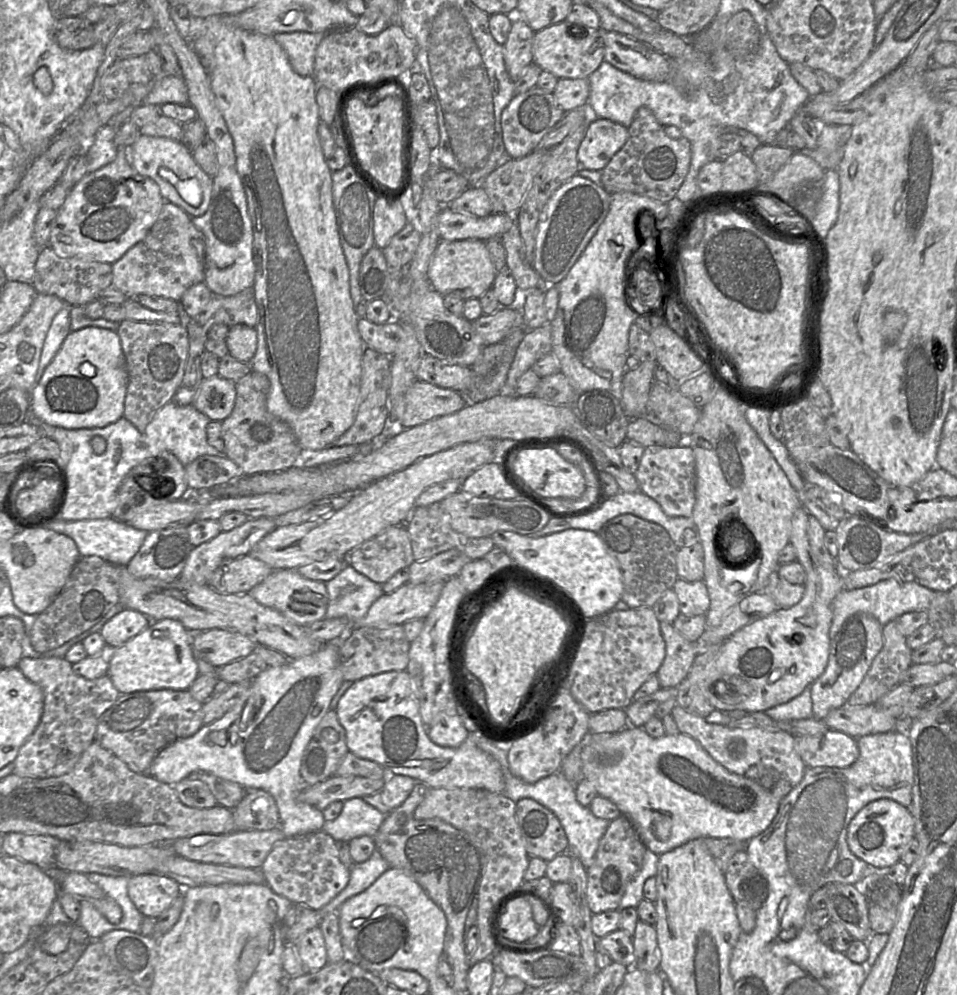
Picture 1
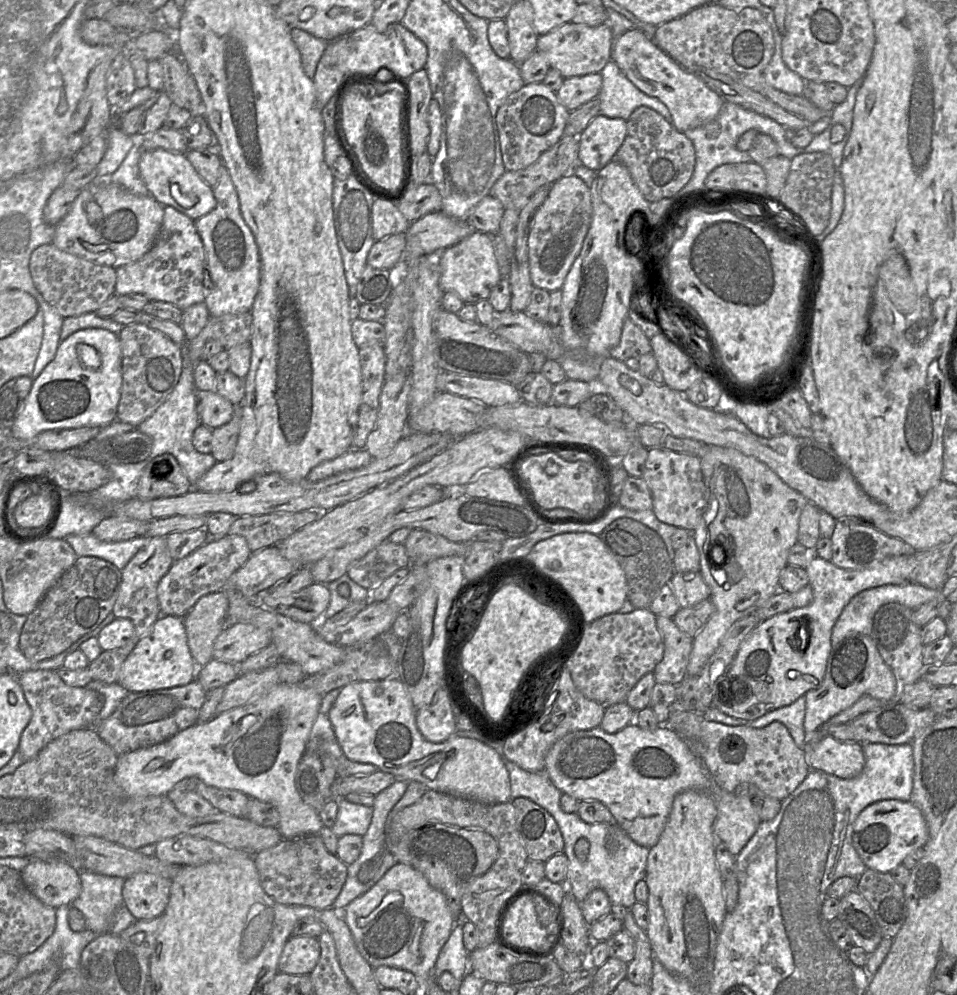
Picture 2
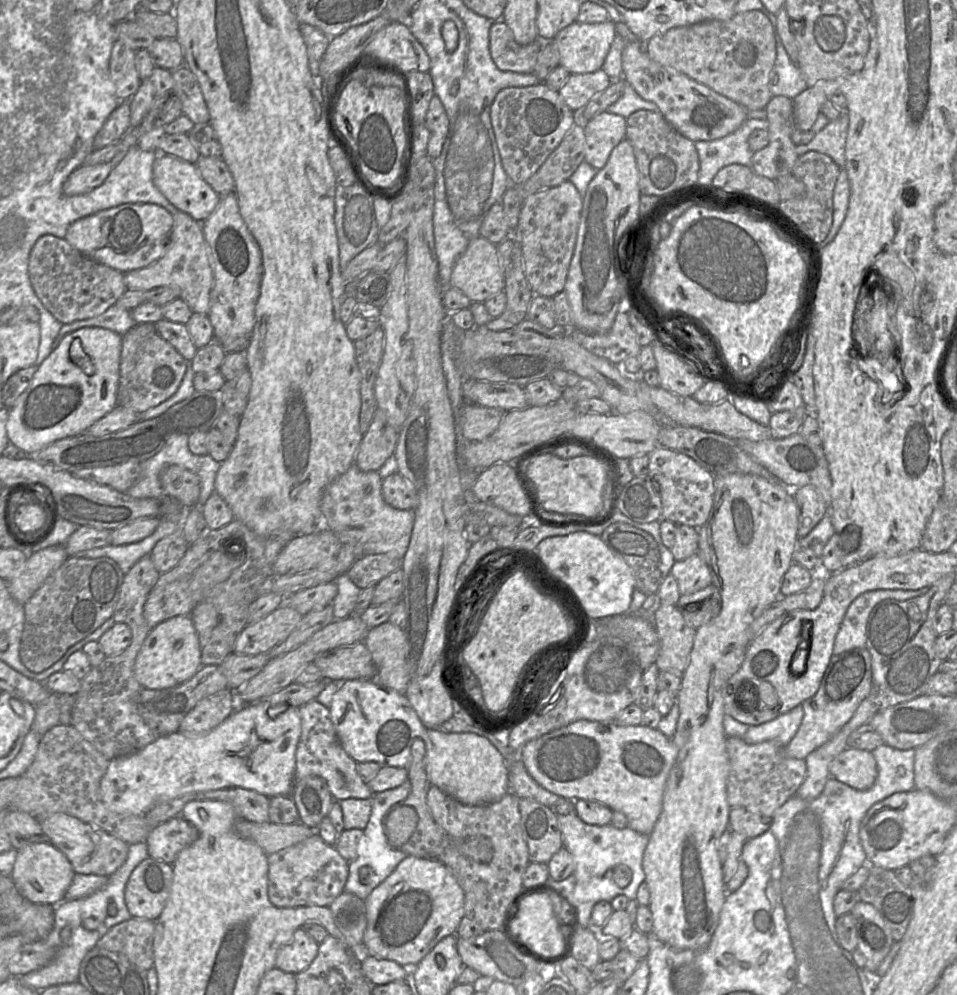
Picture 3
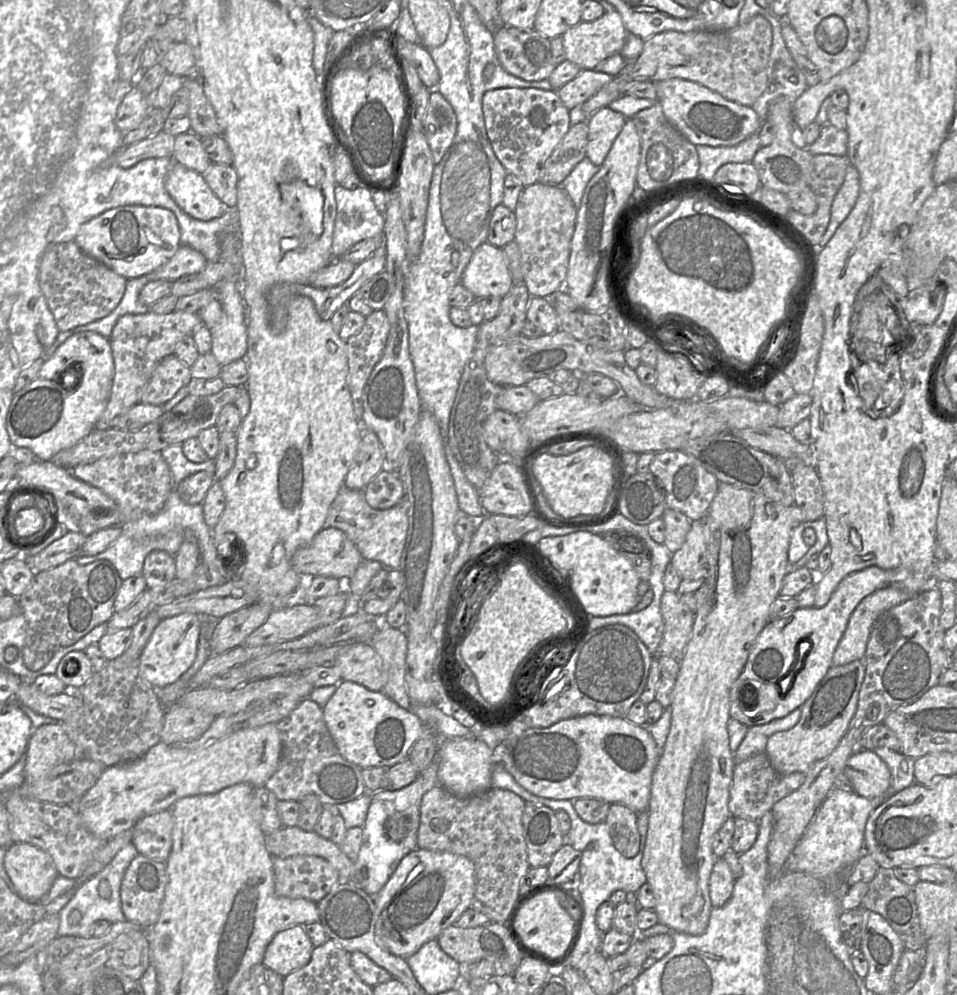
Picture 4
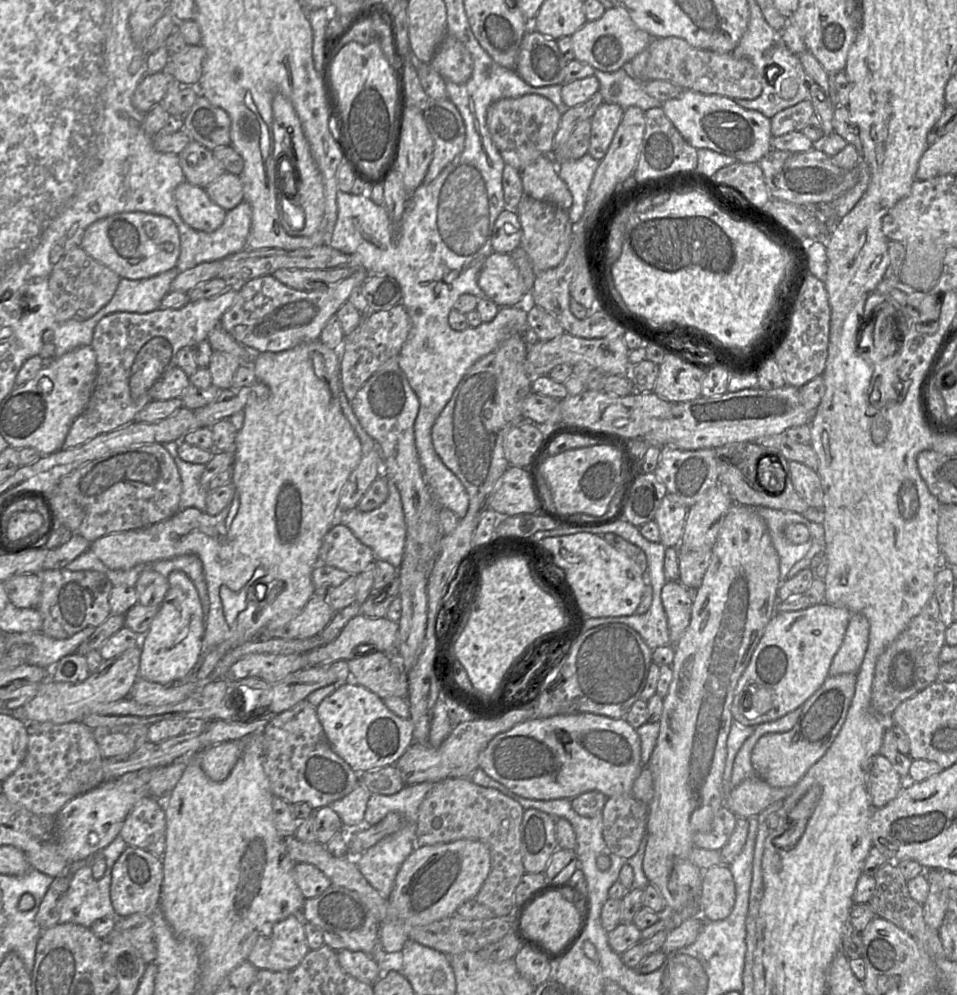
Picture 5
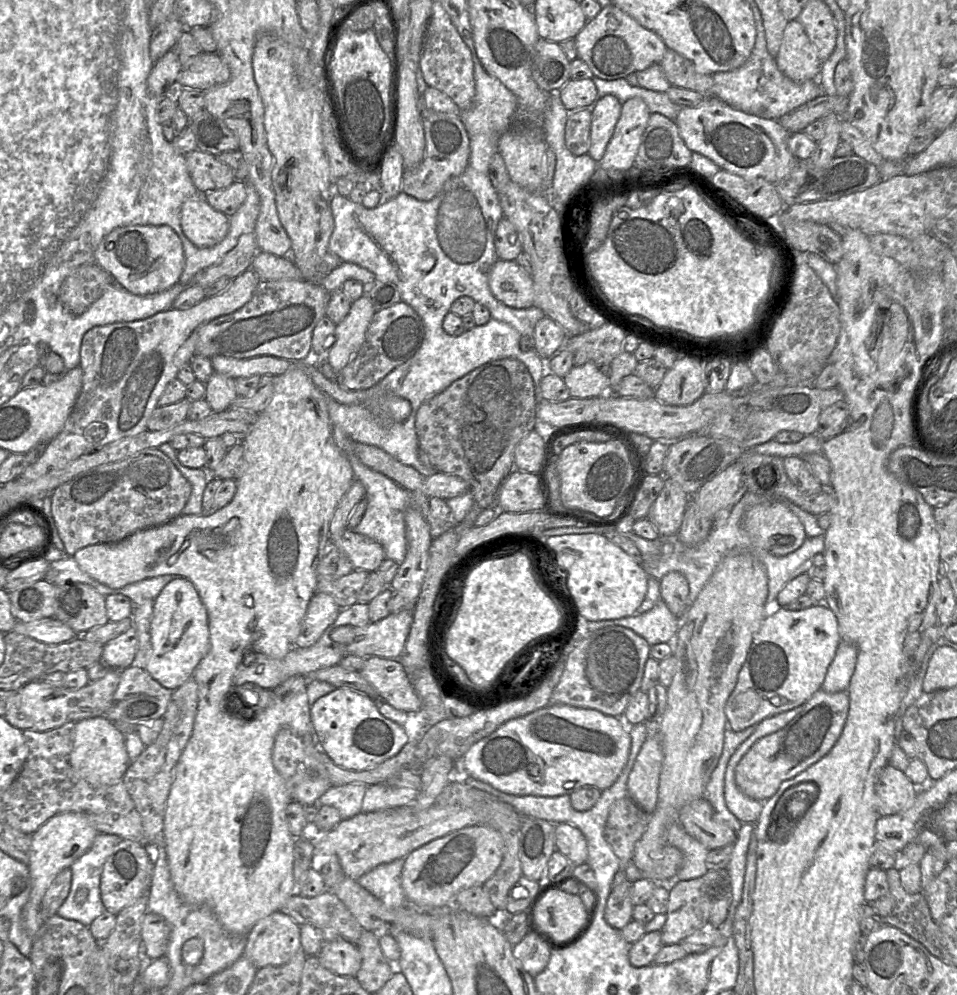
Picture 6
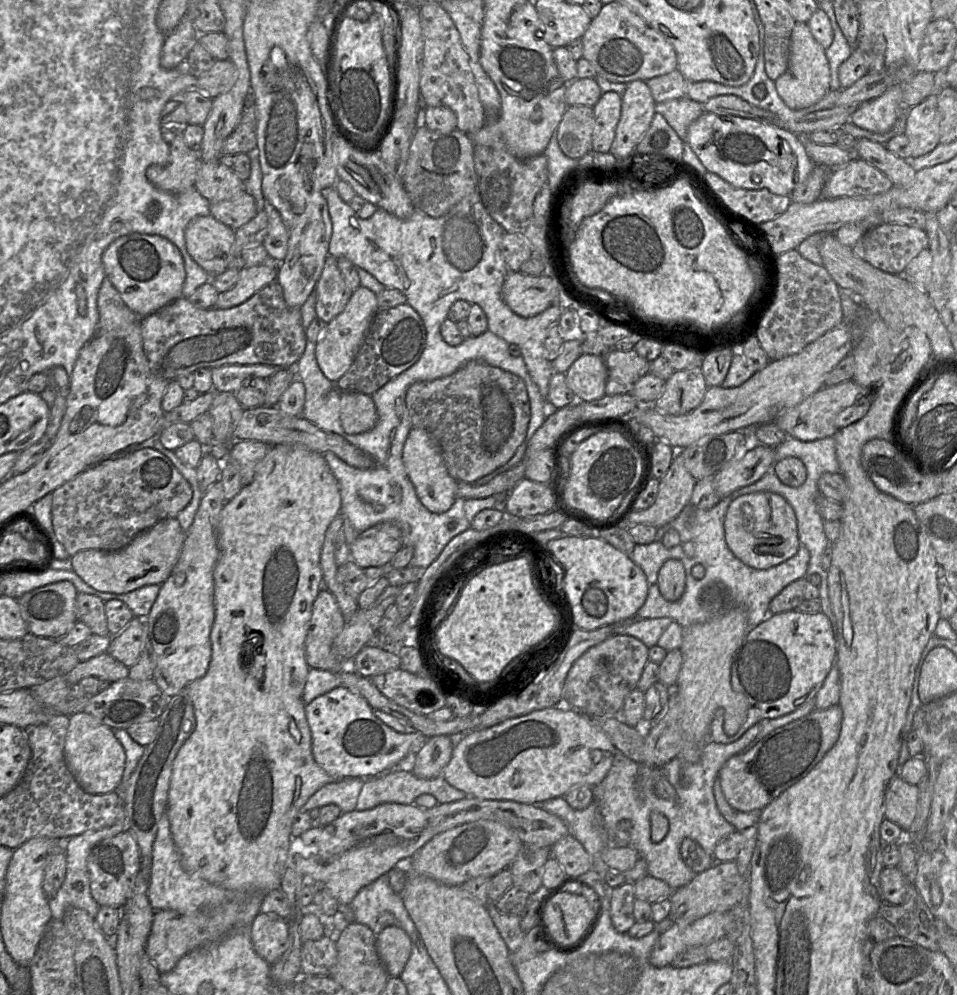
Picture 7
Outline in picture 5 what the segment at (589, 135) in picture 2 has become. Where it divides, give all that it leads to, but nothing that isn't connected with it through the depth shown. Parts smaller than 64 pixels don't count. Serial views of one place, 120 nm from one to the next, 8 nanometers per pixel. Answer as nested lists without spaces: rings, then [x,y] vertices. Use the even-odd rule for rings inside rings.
[[[603,102],[591,120],[591,135],[588,153],[600,161],[606,155],[613,136],[622,120],[624,109],[613,103]]]

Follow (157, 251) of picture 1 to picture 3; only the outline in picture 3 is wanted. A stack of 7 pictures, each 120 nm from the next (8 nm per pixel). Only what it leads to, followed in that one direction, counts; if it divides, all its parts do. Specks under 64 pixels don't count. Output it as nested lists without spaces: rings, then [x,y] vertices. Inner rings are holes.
[[[183,211],[171,214],[173,227],[164,254],[147,267],[124,274],[126,288],[149,291],[160,286],[179,290],[179,297],[187,303],[192,313],[208,315],[210,293],[213,288],[213,271],[208,245],[205,241],[200,222]]]

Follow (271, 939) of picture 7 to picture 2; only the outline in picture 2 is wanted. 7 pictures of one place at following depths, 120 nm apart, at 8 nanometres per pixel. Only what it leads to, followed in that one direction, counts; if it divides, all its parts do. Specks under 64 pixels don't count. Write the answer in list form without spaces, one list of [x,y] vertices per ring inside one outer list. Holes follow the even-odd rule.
[[[291,936],[282,951],[278,969],[291,975],[310,974],[320,958],[319,938]]]

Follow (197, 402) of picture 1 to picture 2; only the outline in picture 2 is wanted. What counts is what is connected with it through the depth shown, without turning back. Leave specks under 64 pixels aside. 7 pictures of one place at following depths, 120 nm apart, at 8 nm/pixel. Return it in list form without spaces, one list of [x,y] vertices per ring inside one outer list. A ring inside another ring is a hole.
[[[204,391],[198,393],[197,411],[202,424],[216,429],[232,419],[235,406],[216,391]]]

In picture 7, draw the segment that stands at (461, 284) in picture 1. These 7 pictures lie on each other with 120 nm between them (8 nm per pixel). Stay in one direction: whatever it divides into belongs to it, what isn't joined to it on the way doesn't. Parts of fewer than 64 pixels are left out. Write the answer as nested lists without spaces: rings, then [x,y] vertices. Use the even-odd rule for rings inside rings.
[[[509,271],[502,286],[502,298],[514,313],[528,318],[558,303],[558,287],[555,277]]]

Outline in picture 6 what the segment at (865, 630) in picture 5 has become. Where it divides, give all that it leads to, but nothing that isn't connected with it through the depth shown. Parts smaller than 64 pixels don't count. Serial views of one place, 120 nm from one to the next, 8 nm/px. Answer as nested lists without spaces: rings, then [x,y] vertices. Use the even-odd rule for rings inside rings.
[[[841,641],[833,661],[828,667],[821,689],[826,693],[847,691],[857,662],[854,645]]]

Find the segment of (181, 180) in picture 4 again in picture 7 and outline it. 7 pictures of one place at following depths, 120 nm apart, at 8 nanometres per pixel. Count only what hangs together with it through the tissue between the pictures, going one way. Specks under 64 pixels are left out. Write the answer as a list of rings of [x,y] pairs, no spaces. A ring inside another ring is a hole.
[[[211,214],[198,216],[185,229],[187,251],[211,277],[220,275],[232,263],[235,231]]]

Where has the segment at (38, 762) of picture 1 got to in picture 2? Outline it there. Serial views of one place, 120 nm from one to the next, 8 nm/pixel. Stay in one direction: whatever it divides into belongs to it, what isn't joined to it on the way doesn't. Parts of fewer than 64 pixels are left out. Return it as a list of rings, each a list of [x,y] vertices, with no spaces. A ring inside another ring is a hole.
[[[35,670],[17,674],[17,679],[32,710],[32,717],[24,729],[18,751],[25,762],[33,759],[54,739],[73,730],[94,728],[105,698],[97,691],[86,687],[65,684],[54,670]]]

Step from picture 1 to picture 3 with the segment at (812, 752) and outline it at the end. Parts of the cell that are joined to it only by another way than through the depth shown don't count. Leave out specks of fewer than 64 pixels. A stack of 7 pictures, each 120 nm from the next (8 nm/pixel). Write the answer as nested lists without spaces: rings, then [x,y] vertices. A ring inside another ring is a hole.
[[[847,747],[829,764],[831,777],[860,791],[873,786],[878,776],[877,763],[870,751]]]

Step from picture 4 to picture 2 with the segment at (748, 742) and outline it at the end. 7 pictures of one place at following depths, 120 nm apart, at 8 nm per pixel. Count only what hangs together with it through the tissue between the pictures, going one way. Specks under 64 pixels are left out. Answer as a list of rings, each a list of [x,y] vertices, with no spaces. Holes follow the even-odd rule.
[[[804,695],[788,706],[770,711],[754,721],[748,721],[747,726],[759,729],[773,722],[780,722],[788,729],[795,744],[803,747],[808,737],[804,730],[805,709]]]

